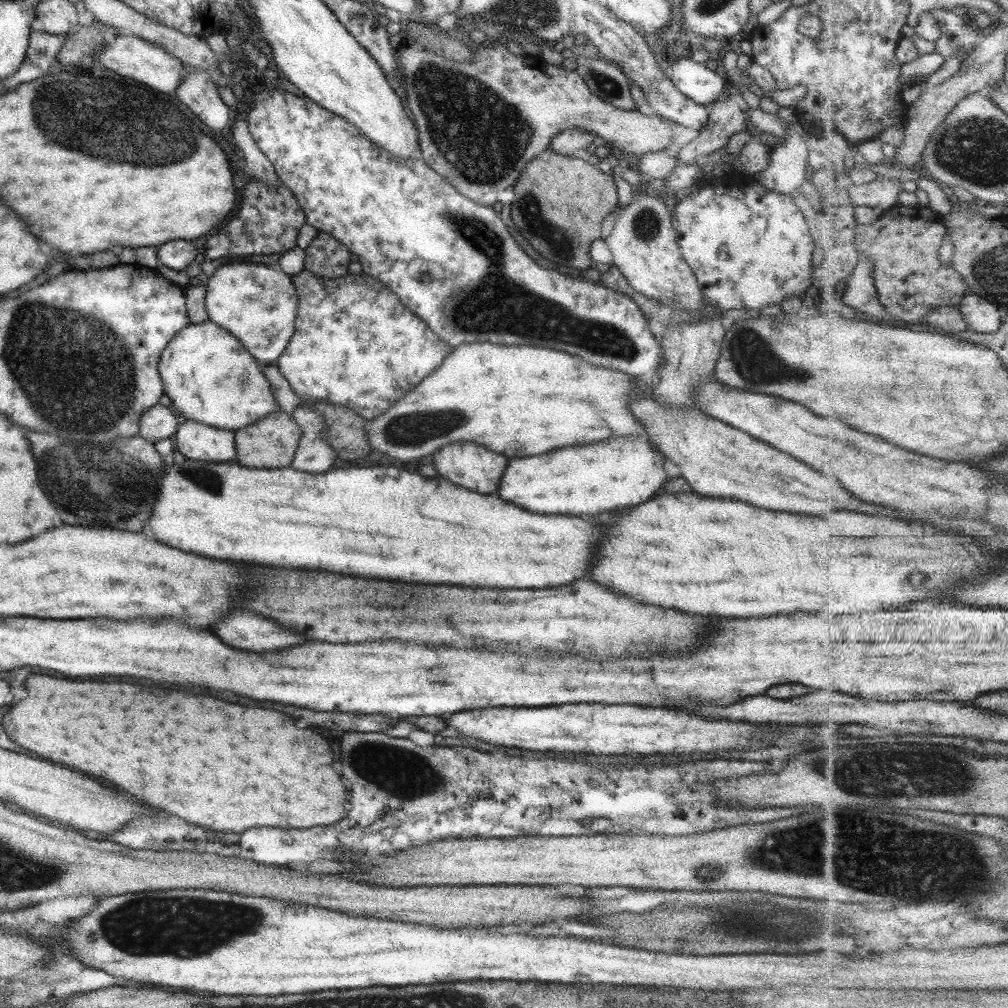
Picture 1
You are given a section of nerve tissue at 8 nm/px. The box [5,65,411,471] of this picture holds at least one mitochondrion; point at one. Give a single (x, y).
(45, 111)

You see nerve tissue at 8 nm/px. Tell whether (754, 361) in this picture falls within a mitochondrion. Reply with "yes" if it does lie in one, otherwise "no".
yes

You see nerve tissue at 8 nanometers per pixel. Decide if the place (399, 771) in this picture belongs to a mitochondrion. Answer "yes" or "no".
yes

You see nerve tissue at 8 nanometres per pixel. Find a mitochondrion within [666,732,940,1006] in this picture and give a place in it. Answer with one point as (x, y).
(708, 868)

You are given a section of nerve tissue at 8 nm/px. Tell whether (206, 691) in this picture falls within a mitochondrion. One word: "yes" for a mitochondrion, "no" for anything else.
no

